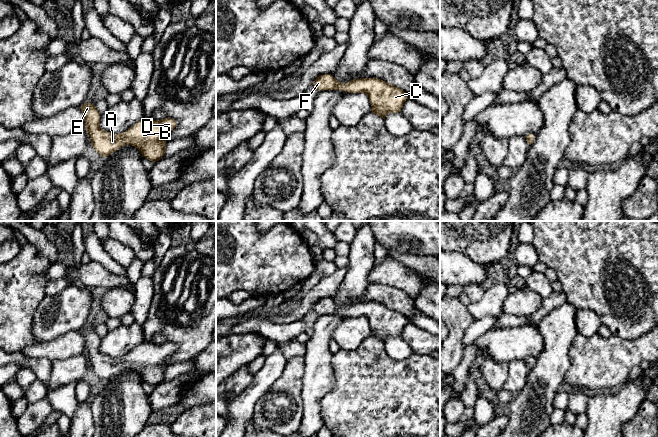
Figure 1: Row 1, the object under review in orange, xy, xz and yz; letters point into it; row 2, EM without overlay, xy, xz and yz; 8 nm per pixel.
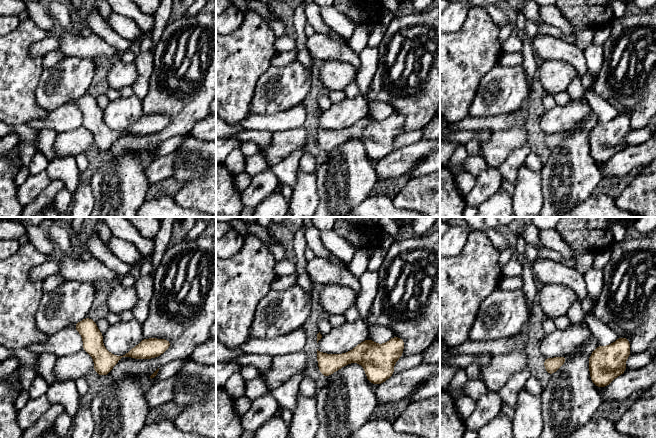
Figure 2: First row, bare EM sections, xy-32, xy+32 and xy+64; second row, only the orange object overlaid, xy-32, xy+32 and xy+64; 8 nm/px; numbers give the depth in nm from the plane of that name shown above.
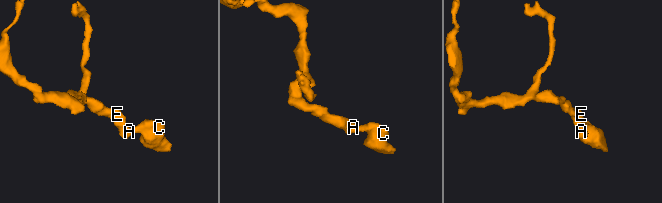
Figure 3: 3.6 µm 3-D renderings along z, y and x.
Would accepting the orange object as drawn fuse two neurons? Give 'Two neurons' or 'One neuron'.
One neuron

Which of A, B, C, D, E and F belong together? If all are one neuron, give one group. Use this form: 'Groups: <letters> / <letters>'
Groups: A B C D E F

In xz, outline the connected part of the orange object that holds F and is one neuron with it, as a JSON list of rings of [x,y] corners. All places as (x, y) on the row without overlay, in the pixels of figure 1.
[[[323,298],[313,304],[312,310],[318,315],[334,313],[347,317],[365,316],[370,323],[370,336],[379,339],[384,345],[388,336],[401,337],[402,330],[408,323],[404,314],[380,302],[353,303],[346,308],[339,308],[333,298]]]

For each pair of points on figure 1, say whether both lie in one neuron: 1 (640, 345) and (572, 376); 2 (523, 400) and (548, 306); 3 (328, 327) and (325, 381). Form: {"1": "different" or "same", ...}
{"1": "same", "2": "different", "3": "same"}

